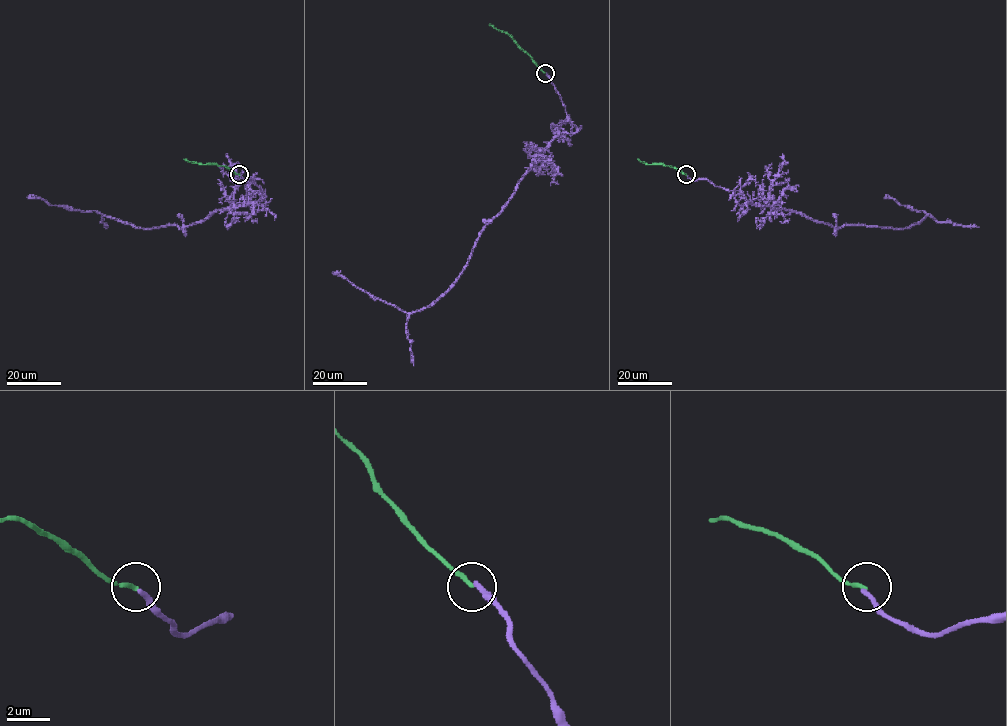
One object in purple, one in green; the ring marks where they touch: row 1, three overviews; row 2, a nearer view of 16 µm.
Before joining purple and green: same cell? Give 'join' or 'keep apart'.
keep apart

